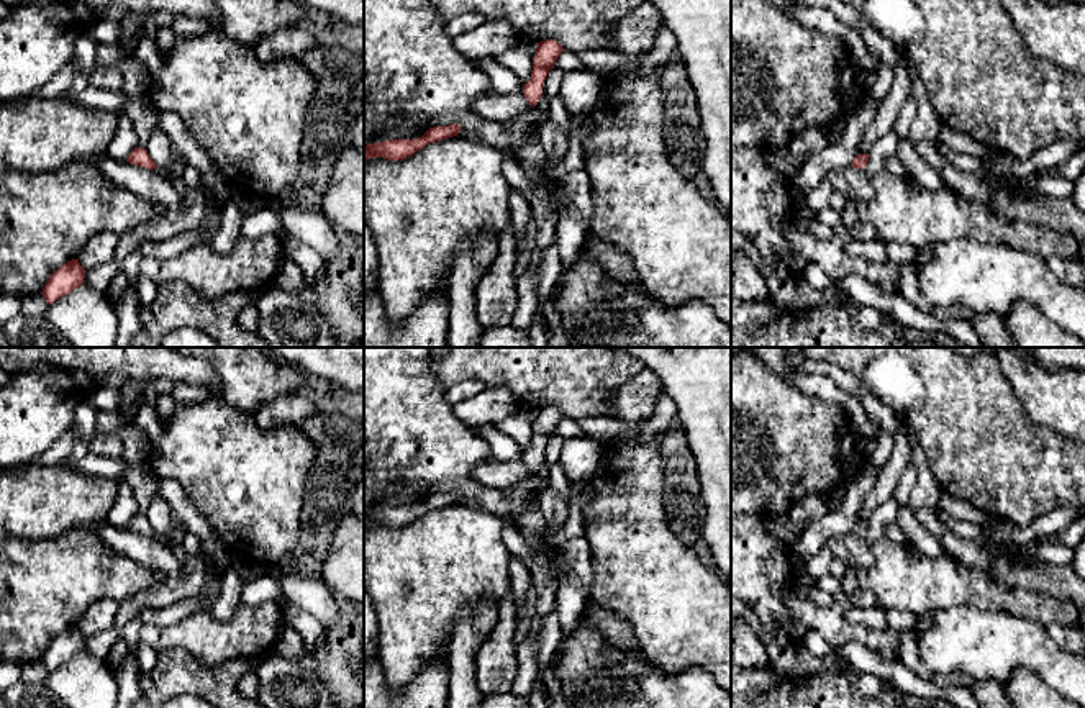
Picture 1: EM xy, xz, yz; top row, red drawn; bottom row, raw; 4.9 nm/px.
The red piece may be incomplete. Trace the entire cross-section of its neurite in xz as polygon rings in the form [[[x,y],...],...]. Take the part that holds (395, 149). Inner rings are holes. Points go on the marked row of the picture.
[[[461,125],[434,126],[429,128],[421,138],[415,139],[390,139],[384,143],[367,144],[364,148],[364,161],[370,157],[384,157],[388,161],[403,161],[423,149],[429,143],[457,136]]]

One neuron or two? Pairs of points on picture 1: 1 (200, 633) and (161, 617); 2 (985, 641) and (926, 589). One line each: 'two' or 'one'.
1: two
2: two

